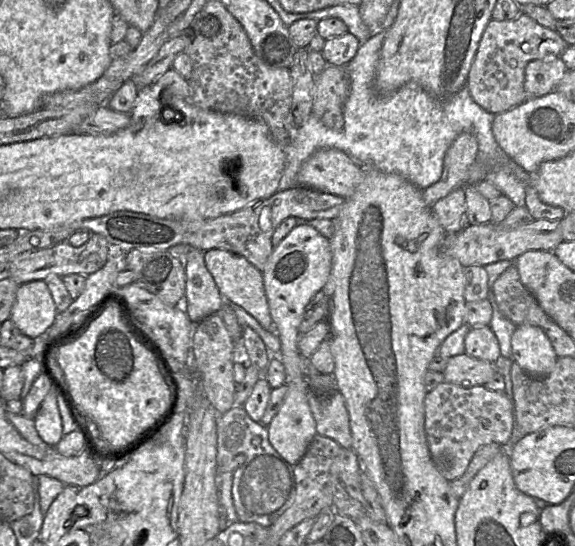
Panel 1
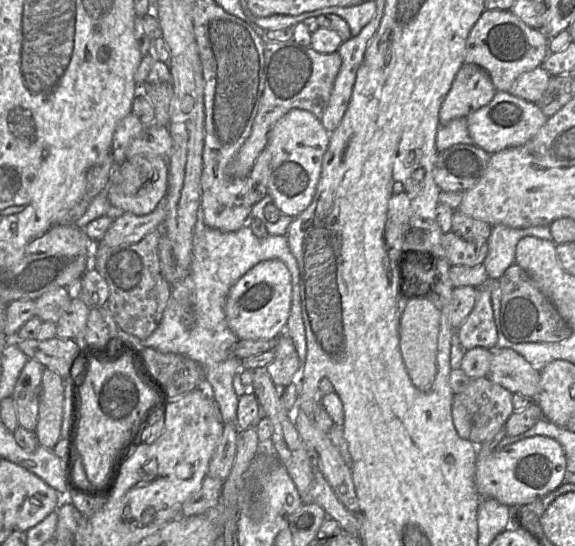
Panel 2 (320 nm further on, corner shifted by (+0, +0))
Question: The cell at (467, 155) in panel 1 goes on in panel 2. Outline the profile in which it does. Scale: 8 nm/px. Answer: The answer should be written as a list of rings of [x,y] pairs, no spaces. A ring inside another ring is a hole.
[[[463,63],[441,105],[439,125],[448,124],[457,118],[466,118],[487,105],[496,92],[486,70],[476,64]]]

